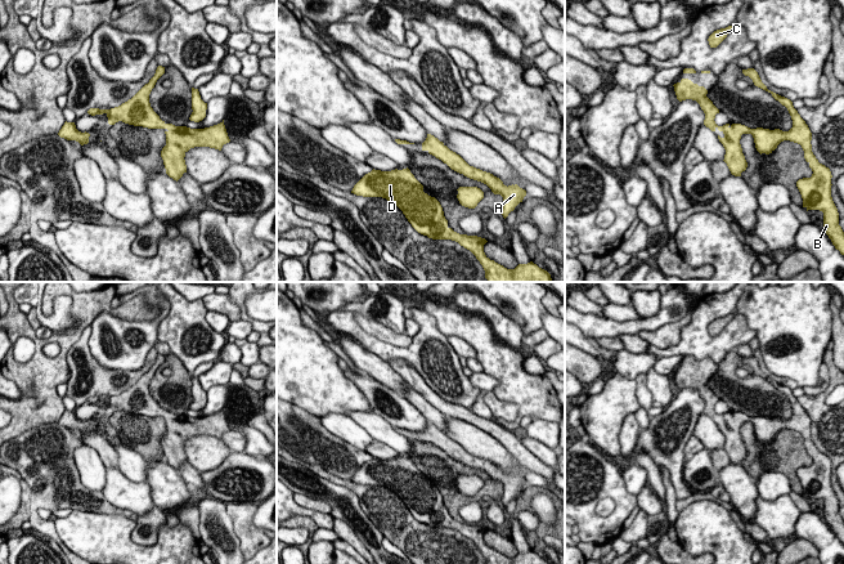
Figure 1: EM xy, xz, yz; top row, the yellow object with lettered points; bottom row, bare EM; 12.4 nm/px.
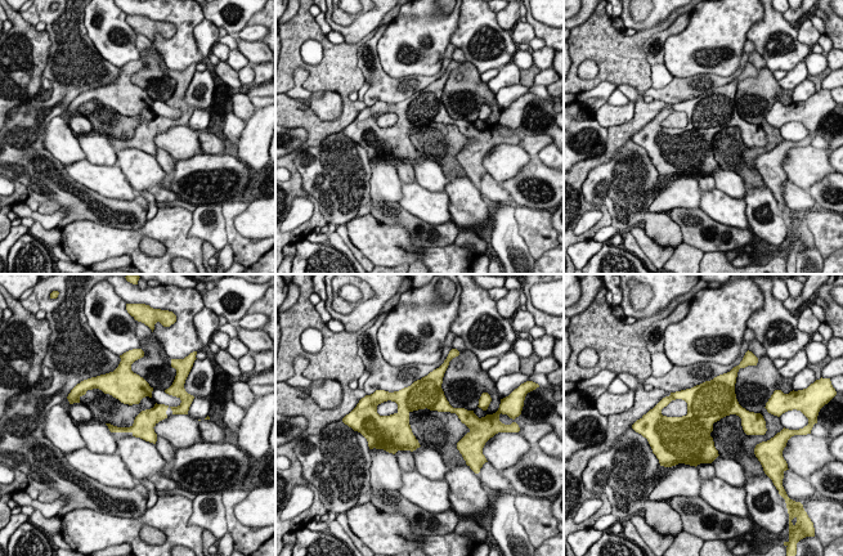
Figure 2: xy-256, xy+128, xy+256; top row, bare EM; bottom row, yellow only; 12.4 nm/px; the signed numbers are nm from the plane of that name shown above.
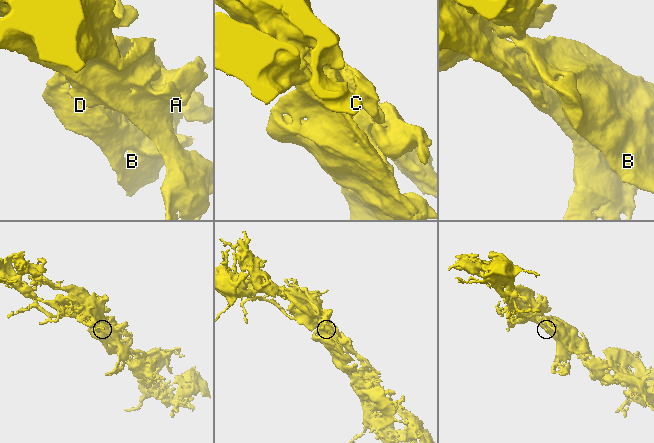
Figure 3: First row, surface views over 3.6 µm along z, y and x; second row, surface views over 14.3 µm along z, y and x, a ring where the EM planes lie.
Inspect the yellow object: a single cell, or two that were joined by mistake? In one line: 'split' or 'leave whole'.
leave whole

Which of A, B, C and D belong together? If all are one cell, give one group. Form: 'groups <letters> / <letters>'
groups A B C D

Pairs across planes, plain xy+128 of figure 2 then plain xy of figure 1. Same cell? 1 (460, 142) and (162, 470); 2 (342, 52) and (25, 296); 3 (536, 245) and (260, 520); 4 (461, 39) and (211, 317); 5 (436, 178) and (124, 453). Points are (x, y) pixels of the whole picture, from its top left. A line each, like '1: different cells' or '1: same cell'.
1: different cells
2: different cells
3: different cells
4: different cells
5: same cell

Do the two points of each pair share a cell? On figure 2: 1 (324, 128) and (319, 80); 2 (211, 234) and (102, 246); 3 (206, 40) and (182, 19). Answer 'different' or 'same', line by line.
1: same
2: different
3: different

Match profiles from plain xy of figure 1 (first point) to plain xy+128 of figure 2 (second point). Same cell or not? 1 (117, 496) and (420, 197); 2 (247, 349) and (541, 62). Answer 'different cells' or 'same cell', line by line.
1: same cell
2: same cell

